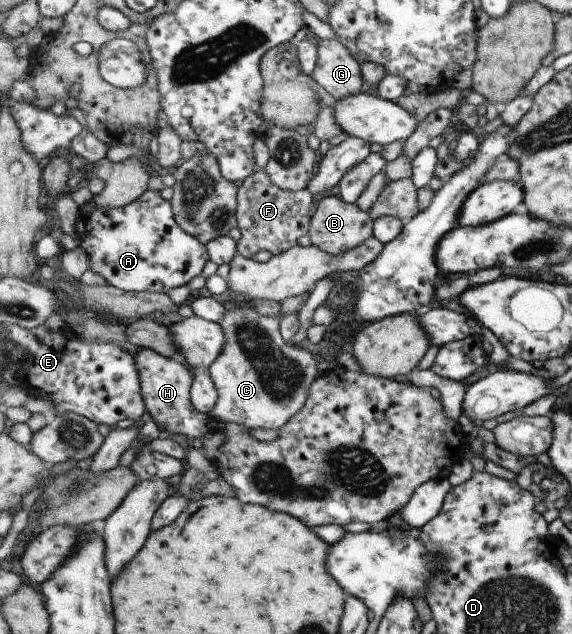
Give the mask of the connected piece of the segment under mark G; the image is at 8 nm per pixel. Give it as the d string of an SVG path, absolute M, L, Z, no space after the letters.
M319 40L319 60L313 71L313 80L327 90L336 100L355 96L365 89L363 65L337 40Z

